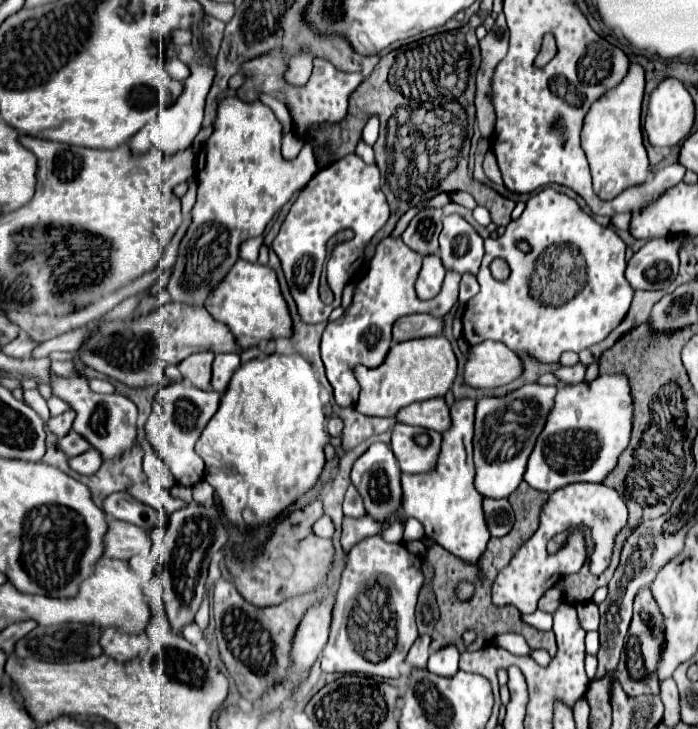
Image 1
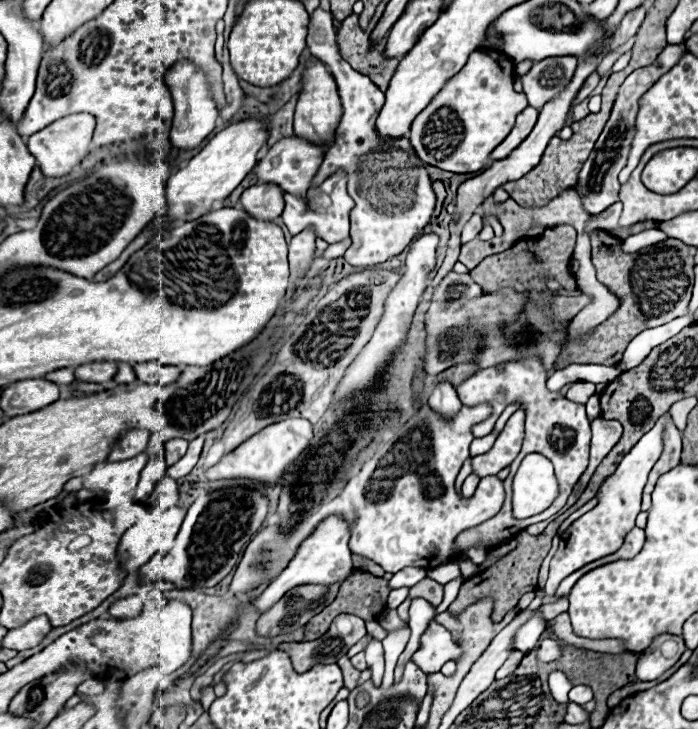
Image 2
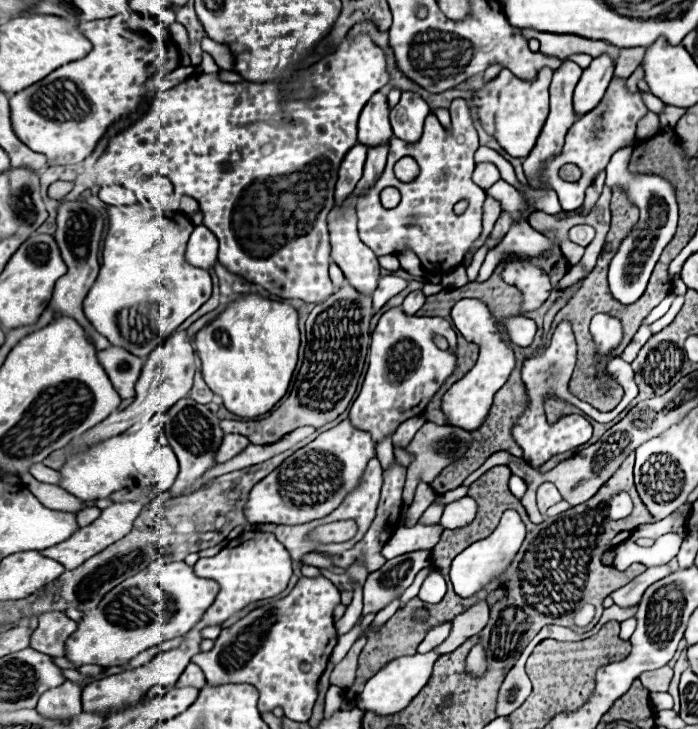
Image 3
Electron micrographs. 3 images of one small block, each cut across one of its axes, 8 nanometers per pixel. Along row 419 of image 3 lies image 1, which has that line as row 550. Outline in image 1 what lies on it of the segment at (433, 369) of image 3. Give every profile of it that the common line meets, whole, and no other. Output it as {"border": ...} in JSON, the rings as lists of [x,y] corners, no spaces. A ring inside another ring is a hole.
{"border":[[[380,534],[358,542],[348,552],[348,564],[342,574],[340,588],[336,592],[330,638],[322,652],[322,670],[342,672],[342,674],[370,674],[370,676],[382,676],[382,678],[398,678],[400,664],[404,662],[414,640],[418,638],[414,610],[416,610],[416,596],[422,584],[424,584],[422,556],[412,554],[404,546],[404,542],[392,544],[392,542],[386,542]]]}

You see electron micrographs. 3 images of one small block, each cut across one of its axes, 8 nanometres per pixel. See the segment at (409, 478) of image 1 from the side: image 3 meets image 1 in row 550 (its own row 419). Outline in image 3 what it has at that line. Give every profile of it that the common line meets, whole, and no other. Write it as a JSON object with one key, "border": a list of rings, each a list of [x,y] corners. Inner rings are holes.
{"border":[[[477,299],[460,300],[452,308],[452,322],[458,328],[458,332],[468,342],[478,344],[480,350],[474,368],[444,394],[442,410],[448,416],[450,424],[460,426],[464,430],[476,430],[488,416],[494,394],[506,384],[510,372],[514,370],[514,350],[502,340],[502,332],[496,324],[496,318],[490,314],[488,306]]]}

